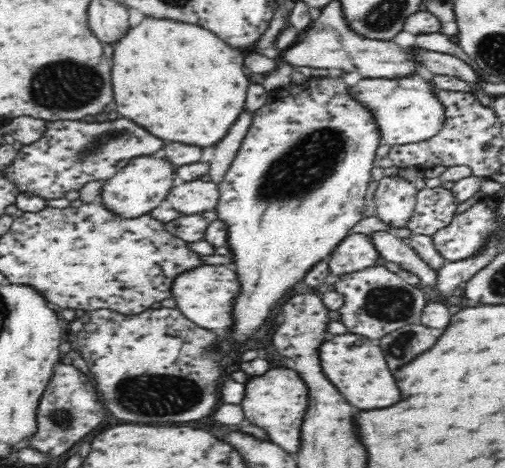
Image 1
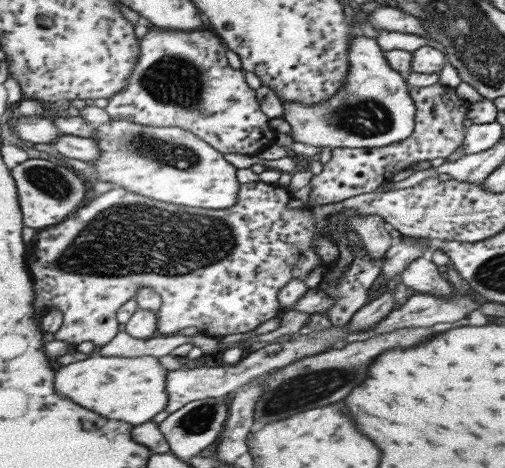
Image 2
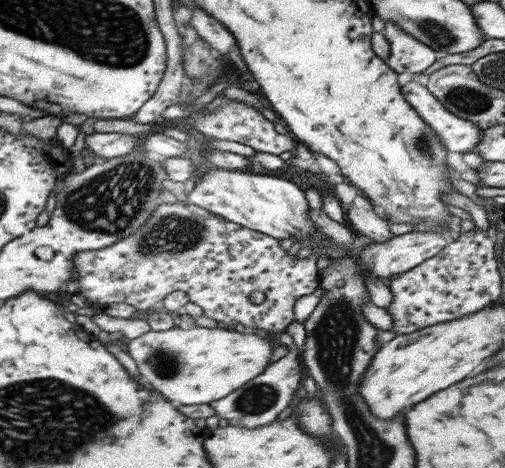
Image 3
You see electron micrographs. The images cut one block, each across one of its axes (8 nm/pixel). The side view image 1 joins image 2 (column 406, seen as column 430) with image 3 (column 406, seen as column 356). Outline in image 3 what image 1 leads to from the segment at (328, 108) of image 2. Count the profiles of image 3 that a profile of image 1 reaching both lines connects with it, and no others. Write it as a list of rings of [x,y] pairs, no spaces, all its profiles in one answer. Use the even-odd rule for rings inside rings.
[[[409,81],[400,86],[405,102],[417,112],[419,119],[431,127],[444,149],[451,152],[472,152],[483,130],[445,110],[425,86]]]

